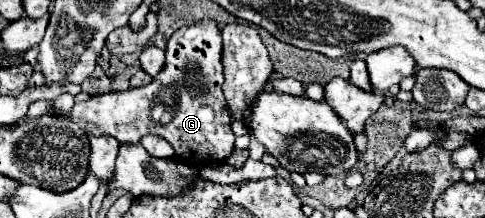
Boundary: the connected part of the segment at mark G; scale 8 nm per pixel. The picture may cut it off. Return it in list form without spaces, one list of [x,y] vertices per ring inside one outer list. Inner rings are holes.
[[[203,19],[191,27],[181,27],[169,41],[167,41],[167,63],[165,67],[161,69],[161,73],[145,87],[141,89],[127,89],[127,91],[111,91],[111,93],[103,93],[103,95],[93,95],[89,97],[87,101],[81,101],[81,103],[75,103],[69,117],[73,119],[73,123],[81,125],[87,129],[87,133],[95,135],[95,137],[101,137],[101,135],[107,135],[107,137],[115,137],[121,145],[137,145],[141,141],[141,137],[145,135],[157,135],[157,137],[163,137],[173,149],[175,149],[175,157],[183,163],[189,163],[189,165],[199,165],[199,161],[203,163],[215,163],[215,161],[225,161],[231,151],[233,151],[233,131],[231,131],[231,115],[229,115],[229,109],[227,109],[227,103],[225,103],[225,97],[223,97],[223,91],[221,91],[221,85],[223,85],[223,65],[221,65],[221,31],[217,29],[217,23],[215,21],[209,21],[209,19]],[[193,81],[199,81],[203,83],[205,87],[203,89],[195,89],[193,87]]]

